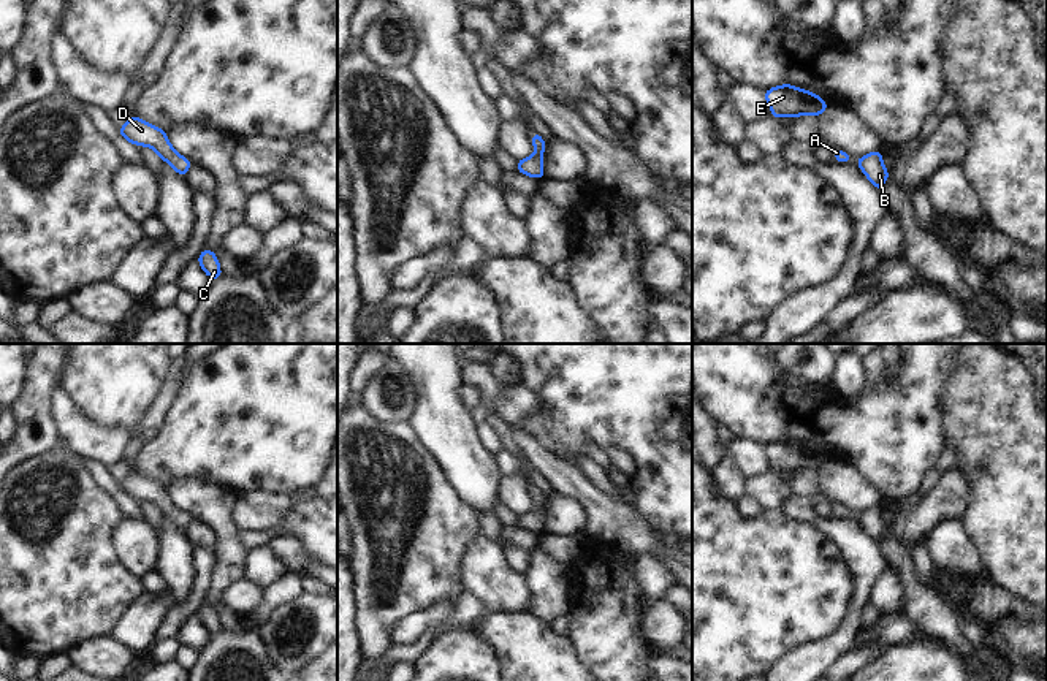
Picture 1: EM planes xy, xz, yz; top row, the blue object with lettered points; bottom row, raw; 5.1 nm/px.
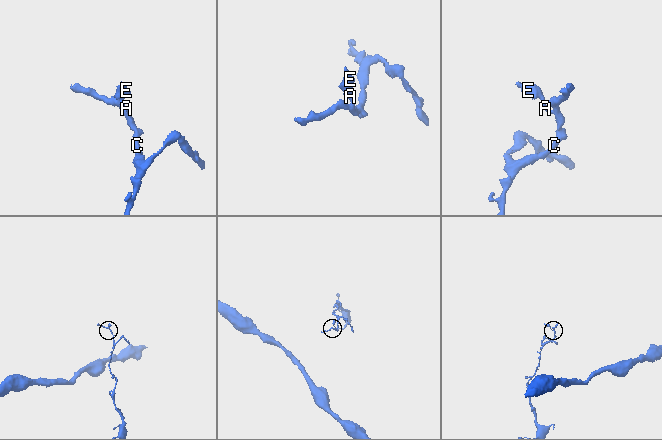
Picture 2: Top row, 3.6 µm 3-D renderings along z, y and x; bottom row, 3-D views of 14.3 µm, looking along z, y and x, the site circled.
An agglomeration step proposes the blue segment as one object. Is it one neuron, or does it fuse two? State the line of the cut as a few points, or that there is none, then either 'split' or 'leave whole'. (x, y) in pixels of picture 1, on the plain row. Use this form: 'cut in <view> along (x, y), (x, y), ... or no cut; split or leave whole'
no cut; leave whole

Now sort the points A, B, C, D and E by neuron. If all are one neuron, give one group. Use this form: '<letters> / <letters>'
A B C D E

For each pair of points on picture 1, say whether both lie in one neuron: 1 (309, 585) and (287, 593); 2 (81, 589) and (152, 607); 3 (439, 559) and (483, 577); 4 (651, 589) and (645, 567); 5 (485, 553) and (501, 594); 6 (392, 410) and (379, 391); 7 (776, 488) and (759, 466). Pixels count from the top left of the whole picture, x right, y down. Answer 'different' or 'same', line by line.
1: different
2: different
3: different
4: same
5: same
6: same
7: different

